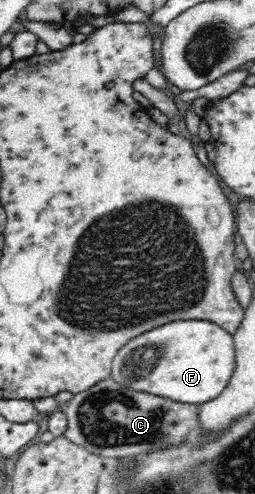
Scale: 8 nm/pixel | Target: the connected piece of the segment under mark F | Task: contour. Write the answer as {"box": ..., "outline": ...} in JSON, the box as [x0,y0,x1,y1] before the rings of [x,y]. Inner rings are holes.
{"box":[110,319,235,404],"outline":[[[183,319],[149,330],[122,346],[112,362],[110,378],[134,391],[185,404],[203,404],[223,392],[235,366],[234,339],[229,332],[214,322]]]}

